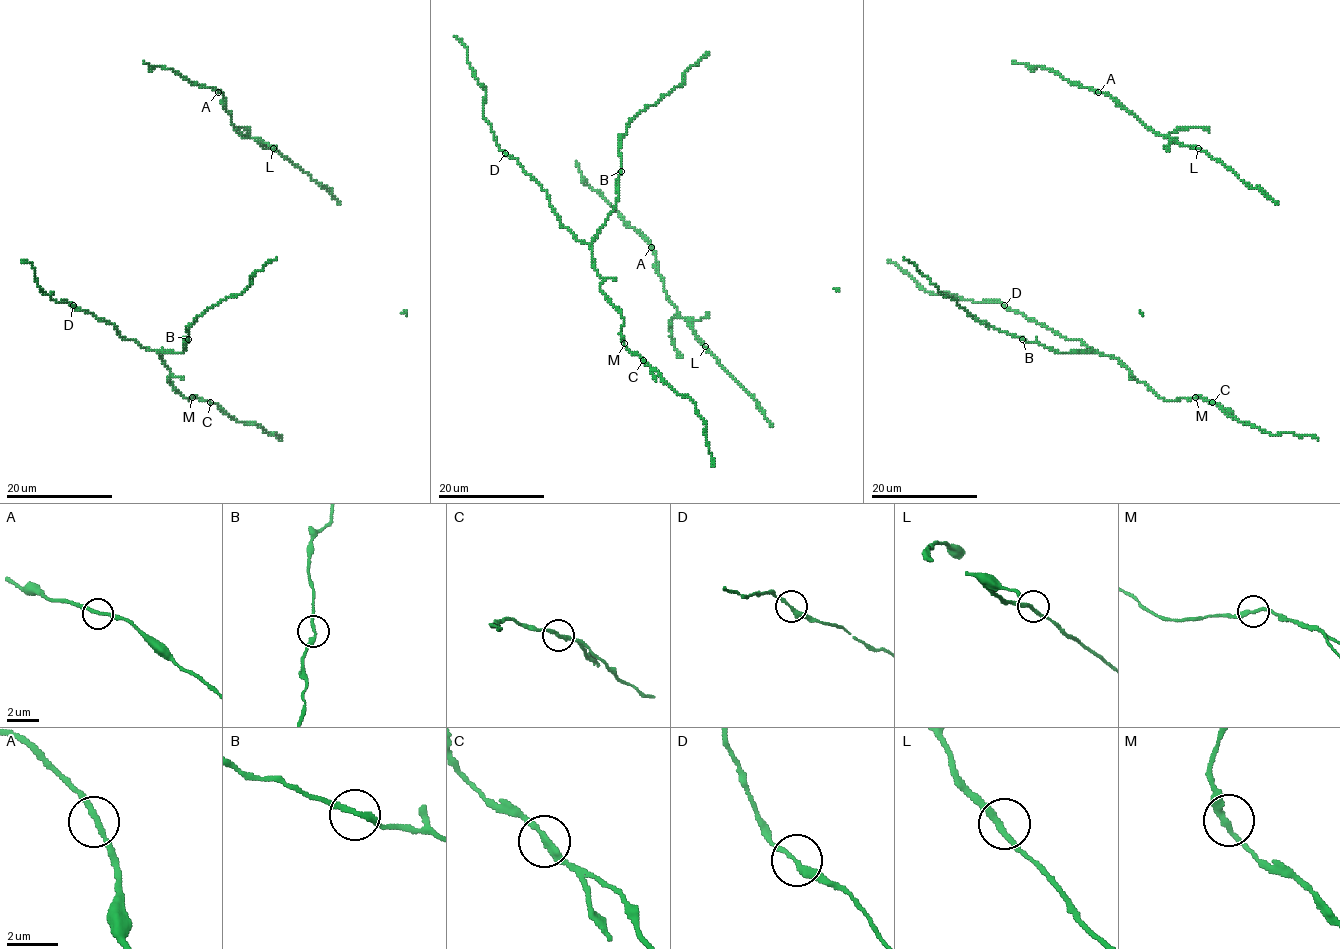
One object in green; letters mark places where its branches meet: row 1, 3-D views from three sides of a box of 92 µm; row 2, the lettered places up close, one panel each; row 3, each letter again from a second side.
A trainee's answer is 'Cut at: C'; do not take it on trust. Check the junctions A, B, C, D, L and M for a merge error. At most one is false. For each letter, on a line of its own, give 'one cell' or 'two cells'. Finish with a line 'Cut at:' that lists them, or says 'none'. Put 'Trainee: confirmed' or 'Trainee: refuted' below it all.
A: one cell
B: one cell
C: two cells
D: one cell
L: one cell
M: one cell
Cut at: C
Trainee: confirmed

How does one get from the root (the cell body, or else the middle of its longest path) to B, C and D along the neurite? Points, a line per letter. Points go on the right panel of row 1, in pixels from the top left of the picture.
B: (1253, 425), (1239, 422), (1200, 397), (1164, 400), (1114, 357), (1091, 351), (1058, 352), (1022, 339)
C: (1253, 425), (1239, 422), (1212, 402)
D: (1253, 425), (1239, 422), (1200, 397), (1164, 400), (1117, 359), (1102, 356), (1078, 339), (1065, 339), (1004, 306)

